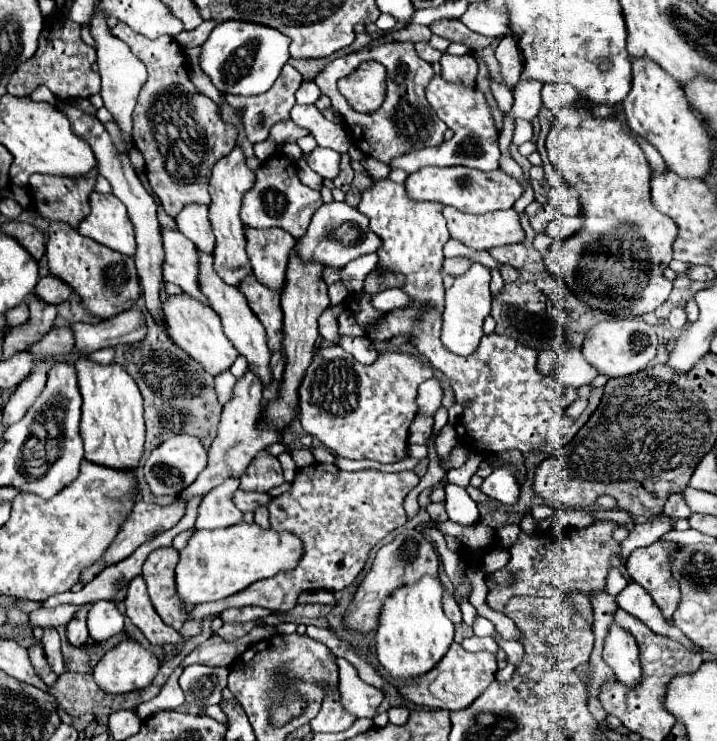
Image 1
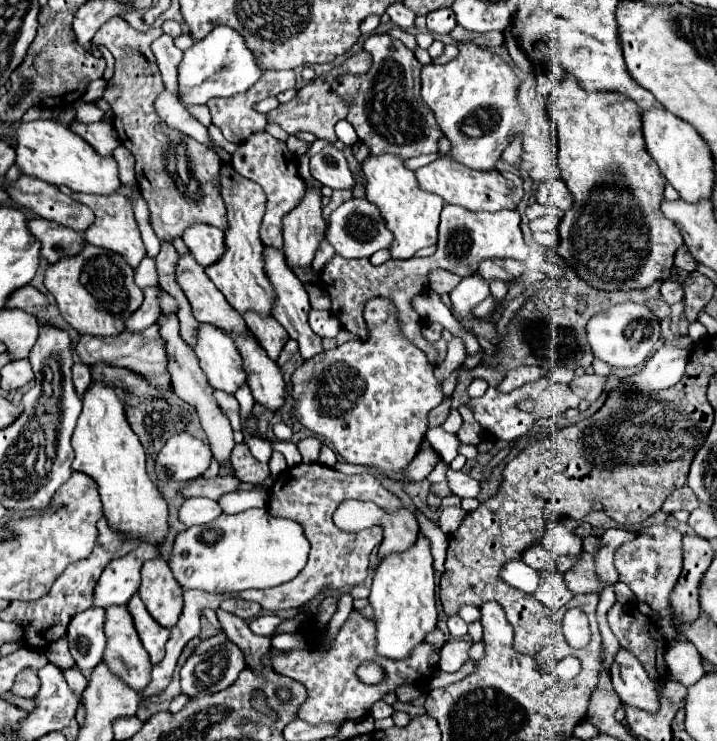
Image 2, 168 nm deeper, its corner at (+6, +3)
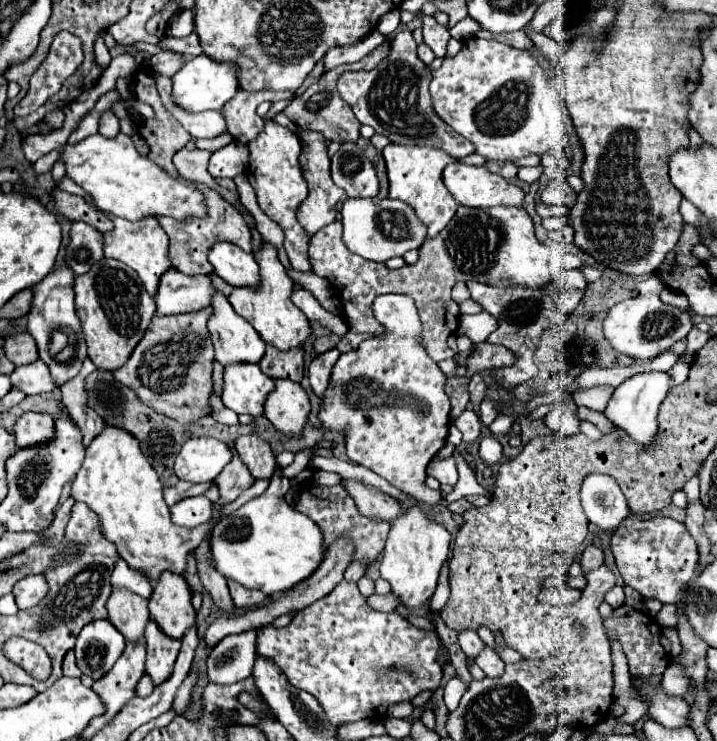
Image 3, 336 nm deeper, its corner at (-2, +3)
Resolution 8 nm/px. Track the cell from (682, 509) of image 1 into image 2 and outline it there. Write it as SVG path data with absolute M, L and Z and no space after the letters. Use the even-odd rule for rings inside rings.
M683 485L681 489L673 491L673 493L665 499L665 503L663 503L661 511L665 511L665 513L679 511L679 509L693 511L693 509L697 509L697 507L699 507L699 499L695 497L695 493L693 493L687 485Z

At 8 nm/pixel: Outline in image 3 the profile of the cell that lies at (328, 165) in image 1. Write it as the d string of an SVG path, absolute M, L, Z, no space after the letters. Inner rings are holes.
M343 143L331 157L331 179L345 189L347 197L375 197L379 193L375 167L357 143Z

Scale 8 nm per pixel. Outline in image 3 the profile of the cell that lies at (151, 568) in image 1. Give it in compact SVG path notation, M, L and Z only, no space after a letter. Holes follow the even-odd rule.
M165 571L153 587L149 611L151 621L155 621L157 627L173 639L181 639L197 623L187 581L169 571Z

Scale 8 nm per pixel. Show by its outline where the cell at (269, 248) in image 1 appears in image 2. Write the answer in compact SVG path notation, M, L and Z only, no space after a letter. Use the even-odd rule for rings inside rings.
M265 245L263 247L263 263L265 263L265 273L267 279L275 291L275 301L273 301L273 309L271 315L285 327L285 331L289 333L291 339L295 339L299 343L299 351L303 355L303 359L311 359L311 355L317 355L323 347L321 347L321 337L313 333L313 329L309 327L309 297L307 291L303 287L303 283L299 283L299 277L287 267L285 263L285 255L281 249Z

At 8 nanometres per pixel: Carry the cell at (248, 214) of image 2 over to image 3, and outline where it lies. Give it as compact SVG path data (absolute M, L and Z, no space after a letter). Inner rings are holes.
M263 243L261 251L255 253L255 259L261 267L261 287L259 289L233 289L233 293L229 295L229 301L233 305L233 309L255 327L255 331L259 333L259 337L267 343L277 347L279 351L289 351L289 349L303 349L313 333L309 319L291 303L291 289L293 289L293 281L287 275L285 267L281 265L281 261L277 259L277 249L269 243Z

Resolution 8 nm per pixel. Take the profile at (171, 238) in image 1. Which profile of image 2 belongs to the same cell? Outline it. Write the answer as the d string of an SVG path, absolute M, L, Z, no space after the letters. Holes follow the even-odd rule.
M191 251L179 255L175 279L191 303L193 317L201 323L211 323L231 335L245 333L245 323L239 313L227 303L223 293L211 283L203 267L193 259Z

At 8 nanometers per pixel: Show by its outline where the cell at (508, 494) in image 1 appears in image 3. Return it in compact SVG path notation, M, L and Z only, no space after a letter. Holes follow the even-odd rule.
M453 455L447 459L433 459L427 467L427 475L435 477L439 483L447 483L447 485L455 485L457 483L457 469L455 469L455 459Z

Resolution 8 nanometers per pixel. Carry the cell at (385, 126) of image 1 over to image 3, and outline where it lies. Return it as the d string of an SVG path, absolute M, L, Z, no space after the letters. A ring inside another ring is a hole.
M409 29L397 31L391 39L391 53L375 67L369 71L346 71L337 81L337 90L339 94L353 109L357 119L363 125L371 125L377 133L385 135L391 139L391 143L401 143L401 145L427 145L427 147L437 147L449 153L455 159L467 157L475 153L475 147L463 139L459 133L455 133L433 109L431 95L429 95L429 81L431 81L431 71L429 67L417 57L417 43L411 35Z

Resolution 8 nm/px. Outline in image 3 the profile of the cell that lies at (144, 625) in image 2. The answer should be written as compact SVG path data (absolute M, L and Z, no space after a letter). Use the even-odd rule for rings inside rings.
M147 623L145 629L147 639L147 675L153 679L155 685L161 685L171 677L177 653L181 643L177 639L171 639L155 627L155 623Z

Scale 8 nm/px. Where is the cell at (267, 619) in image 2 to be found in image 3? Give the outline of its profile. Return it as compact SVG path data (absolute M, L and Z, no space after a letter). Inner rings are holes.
M341 581L327 597L297 611L287 627L263 627L257 631L257 655L271 659L287 677L289 685L311 693L327 711L331 723L351 723L359 719L383 719L387 707L411 701L421 691L435 691L443 669L437 663L441 641L435 631L423 631L407 623L399 613L377 613L369 607L353 581Z

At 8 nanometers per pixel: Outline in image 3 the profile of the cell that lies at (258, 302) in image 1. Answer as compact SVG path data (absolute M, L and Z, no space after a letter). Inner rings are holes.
M267 347L267 355L263 363L259 363L261 371L271 379L289 379L295 383L303 381L303 351L275 351L275 347Z

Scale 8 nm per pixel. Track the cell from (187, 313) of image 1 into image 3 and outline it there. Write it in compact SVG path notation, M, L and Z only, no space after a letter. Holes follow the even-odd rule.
M239 365L239 367L227 367L225 369L225 391L223 391L223 405L233 409L235 413L245 413L251 417L263 417L263 405L267 401L267 395L275 389L275 381L263 371L259 371L259 365Z

